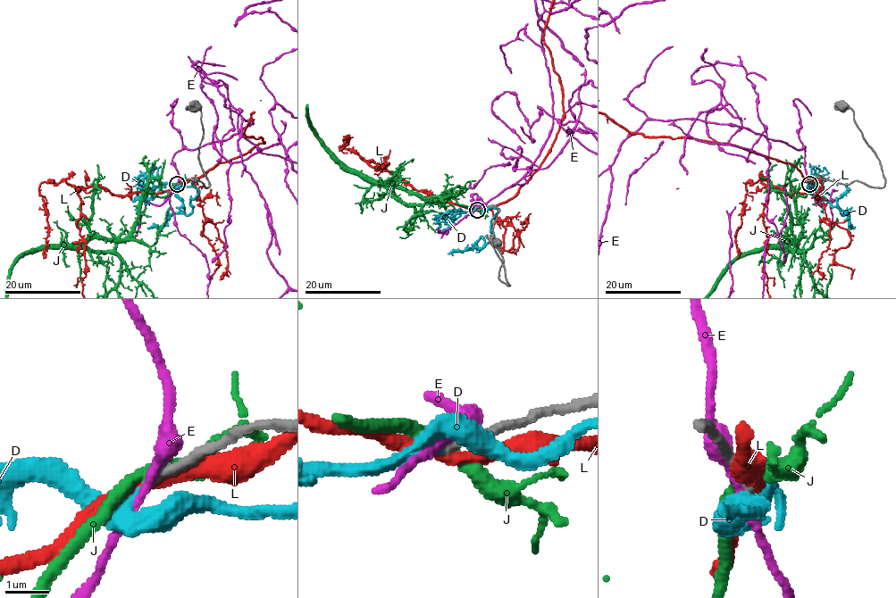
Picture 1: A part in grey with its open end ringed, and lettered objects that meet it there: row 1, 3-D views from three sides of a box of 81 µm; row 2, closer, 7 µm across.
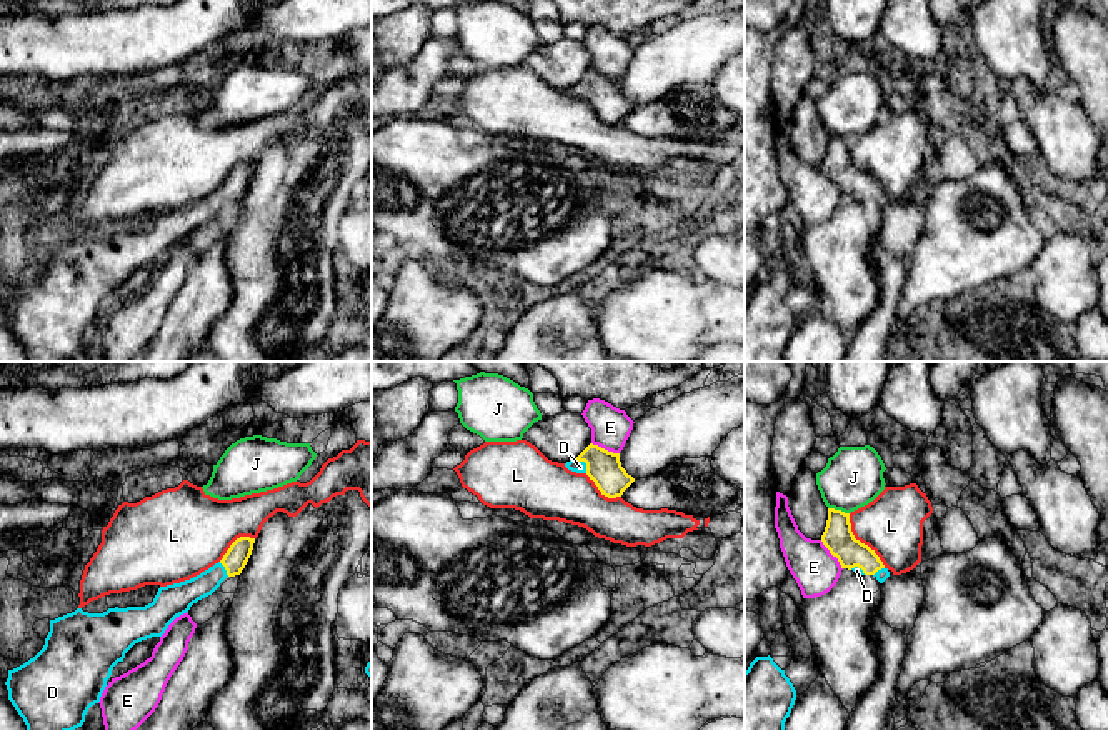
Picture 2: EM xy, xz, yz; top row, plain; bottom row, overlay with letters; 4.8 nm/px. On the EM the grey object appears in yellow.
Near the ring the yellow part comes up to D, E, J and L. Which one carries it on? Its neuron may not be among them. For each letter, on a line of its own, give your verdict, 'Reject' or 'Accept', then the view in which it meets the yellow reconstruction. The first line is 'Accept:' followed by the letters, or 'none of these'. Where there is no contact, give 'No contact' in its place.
Accept: D
D: Accept. Touches yellow in xz
E: Reject. Touches yellow in yz
J: Reject. Touches yellow in yz
L: Reject. Touches yellow in yz

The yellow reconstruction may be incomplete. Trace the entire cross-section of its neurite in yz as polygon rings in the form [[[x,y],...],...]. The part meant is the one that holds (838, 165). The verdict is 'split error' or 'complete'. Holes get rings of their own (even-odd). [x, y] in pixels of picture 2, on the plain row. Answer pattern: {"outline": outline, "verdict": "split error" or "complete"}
{"outline": [[[828,135],[821,168],[838,185],[841,195],[853,197],[858,202],[873,202],[880,210],[890,203],[875,177],[855,165],[850,140]]], "verdict": "split error"}

